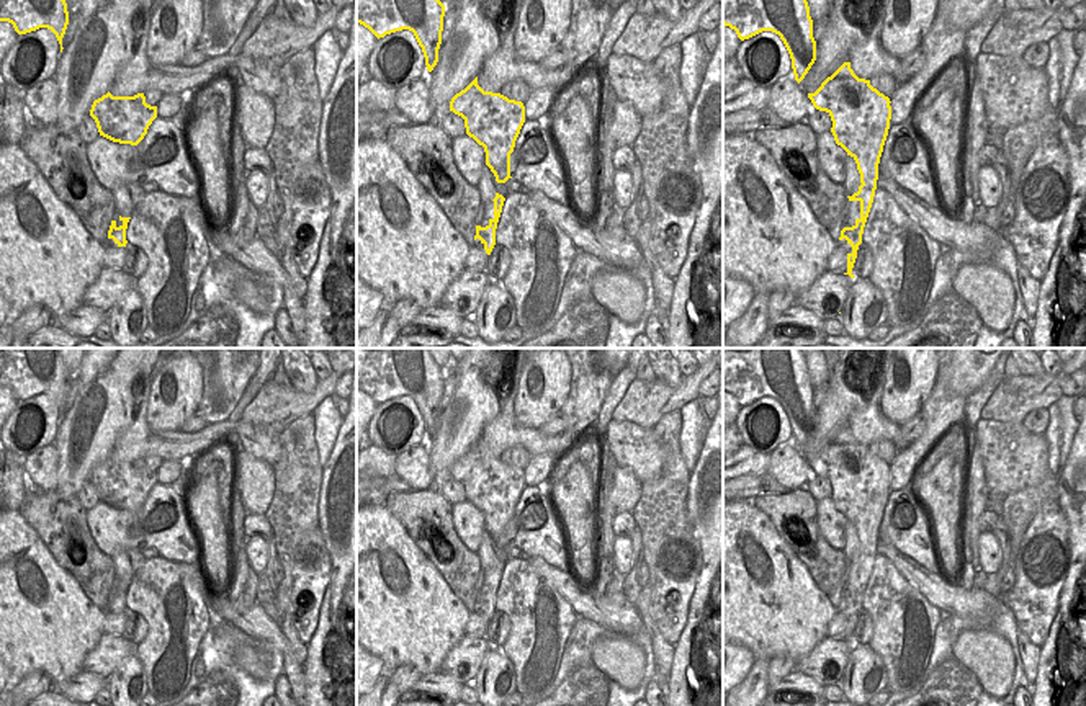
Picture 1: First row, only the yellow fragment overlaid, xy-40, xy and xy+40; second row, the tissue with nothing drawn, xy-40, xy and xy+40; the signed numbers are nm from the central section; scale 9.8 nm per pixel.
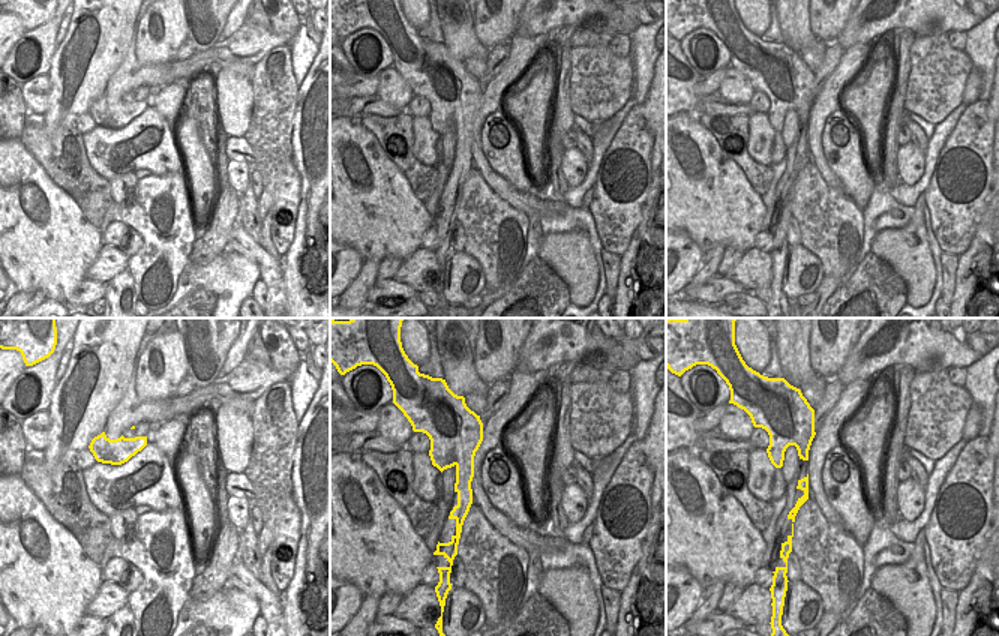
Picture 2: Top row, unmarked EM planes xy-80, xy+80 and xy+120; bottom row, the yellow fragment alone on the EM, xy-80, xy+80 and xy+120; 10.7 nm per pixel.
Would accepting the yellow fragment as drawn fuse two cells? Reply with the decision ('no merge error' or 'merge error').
merge error

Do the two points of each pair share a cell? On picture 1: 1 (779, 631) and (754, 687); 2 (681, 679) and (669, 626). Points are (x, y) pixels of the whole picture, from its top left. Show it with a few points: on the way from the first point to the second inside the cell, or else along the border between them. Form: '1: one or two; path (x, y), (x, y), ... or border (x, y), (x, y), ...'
1: two; border (756, 657), (769, 661)
2: two; border (689, 608), (686, 626), (674, 646)

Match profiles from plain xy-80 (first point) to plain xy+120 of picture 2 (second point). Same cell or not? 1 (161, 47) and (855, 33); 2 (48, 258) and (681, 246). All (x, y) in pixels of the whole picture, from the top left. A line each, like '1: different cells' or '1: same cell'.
1: different cells
2: different cells

